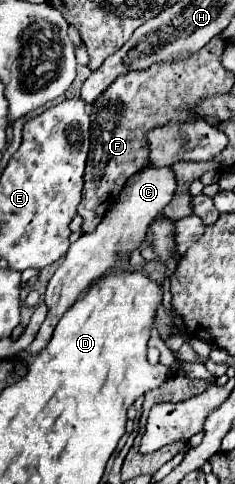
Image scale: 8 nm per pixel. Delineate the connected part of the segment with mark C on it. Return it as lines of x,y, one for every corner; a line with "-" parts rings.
169,166
167,168
145,168
145,170
137,172
135,176
131,176
131,180
127,180
117,204
103,216
103,220
99,222
99,226
91,234
83,234
75,244
69,246
61,266
57,268
57,272
49,280
47,290
45,290
45,304
47,304
49,312
47,312
47,318
41,324
35,340
27,348
29,352
35,354
47,344
57,322
65,314
65,310
73,302
77,302
77,298
89,288
89,284
95,278
117,268
117,264
119,264
117,258
127,256
131,250
135,250
139,246
139,242
147,234
149,224
173,200
175,192
177,192
177,176
175,176
173,168
169,168

